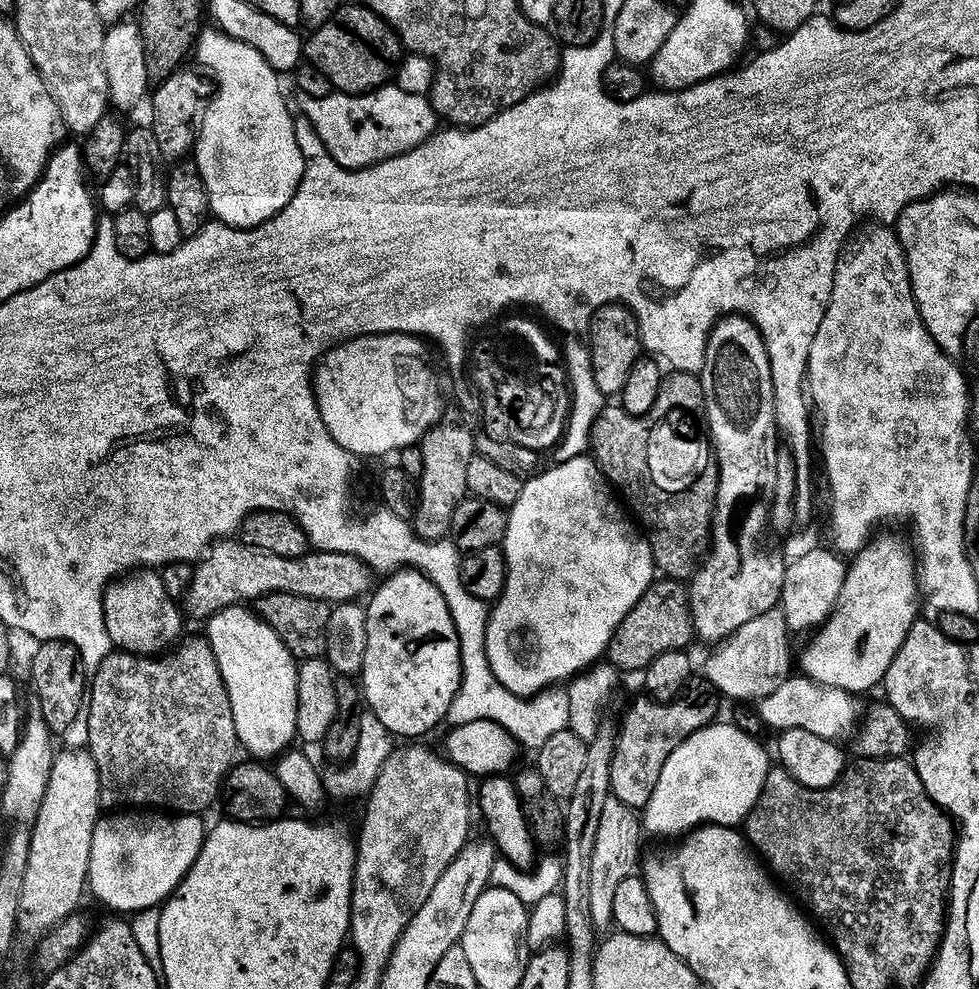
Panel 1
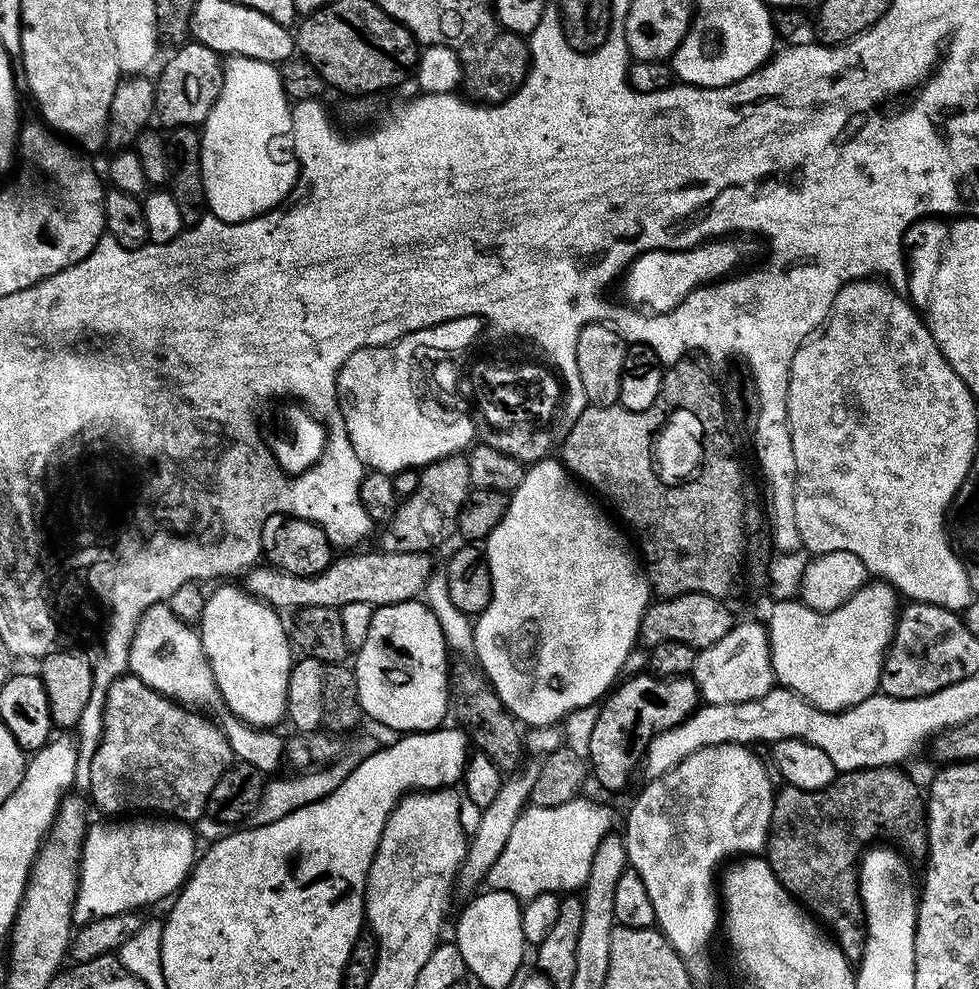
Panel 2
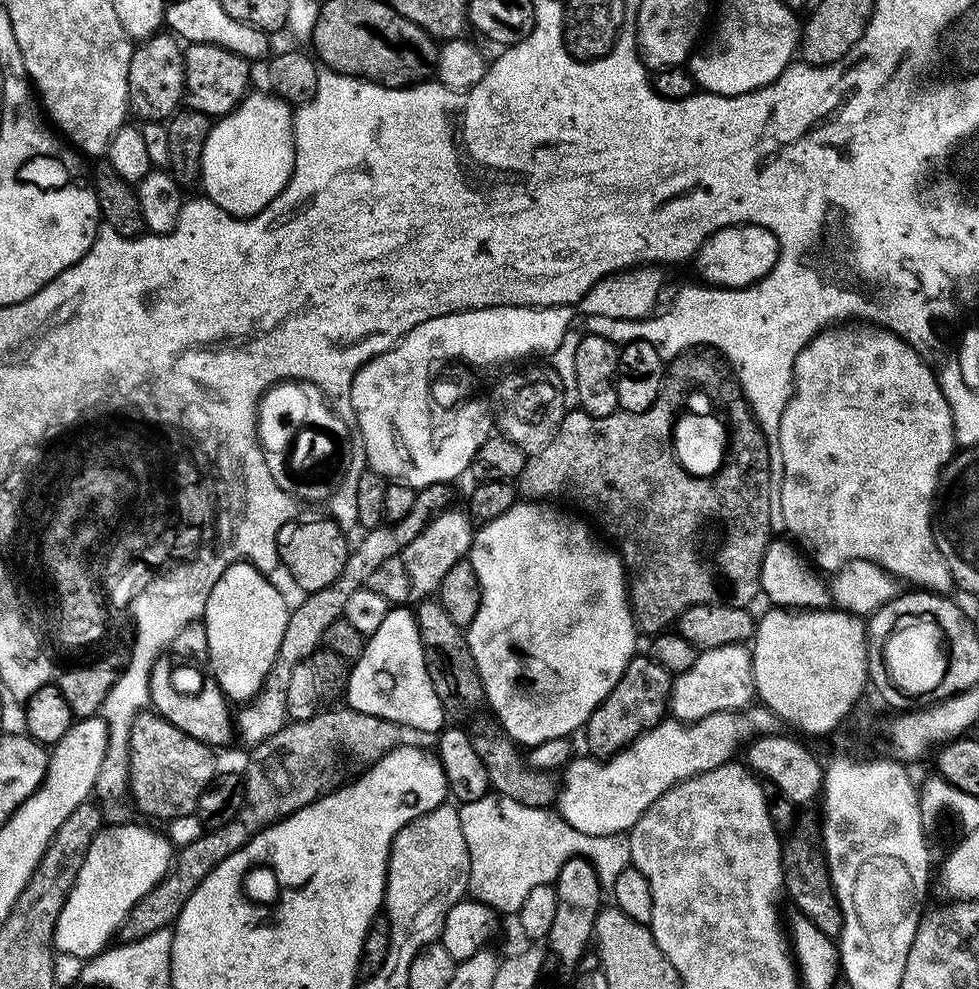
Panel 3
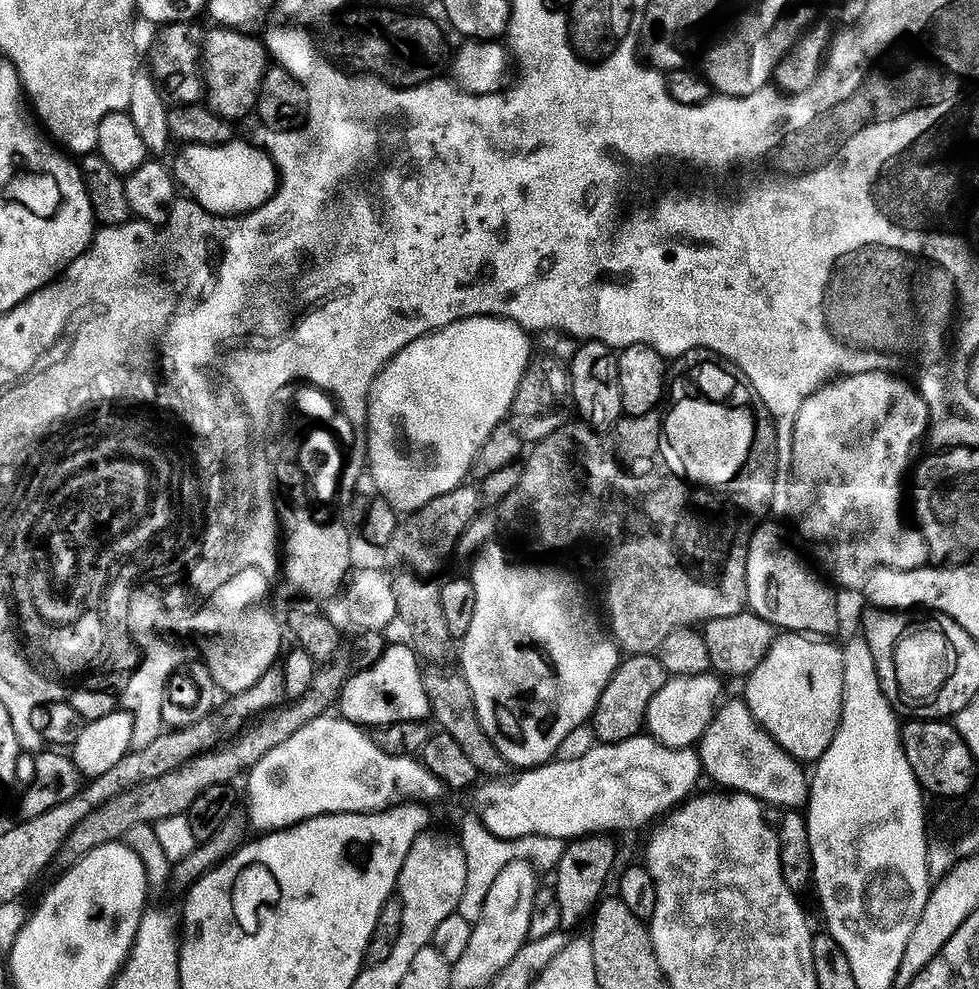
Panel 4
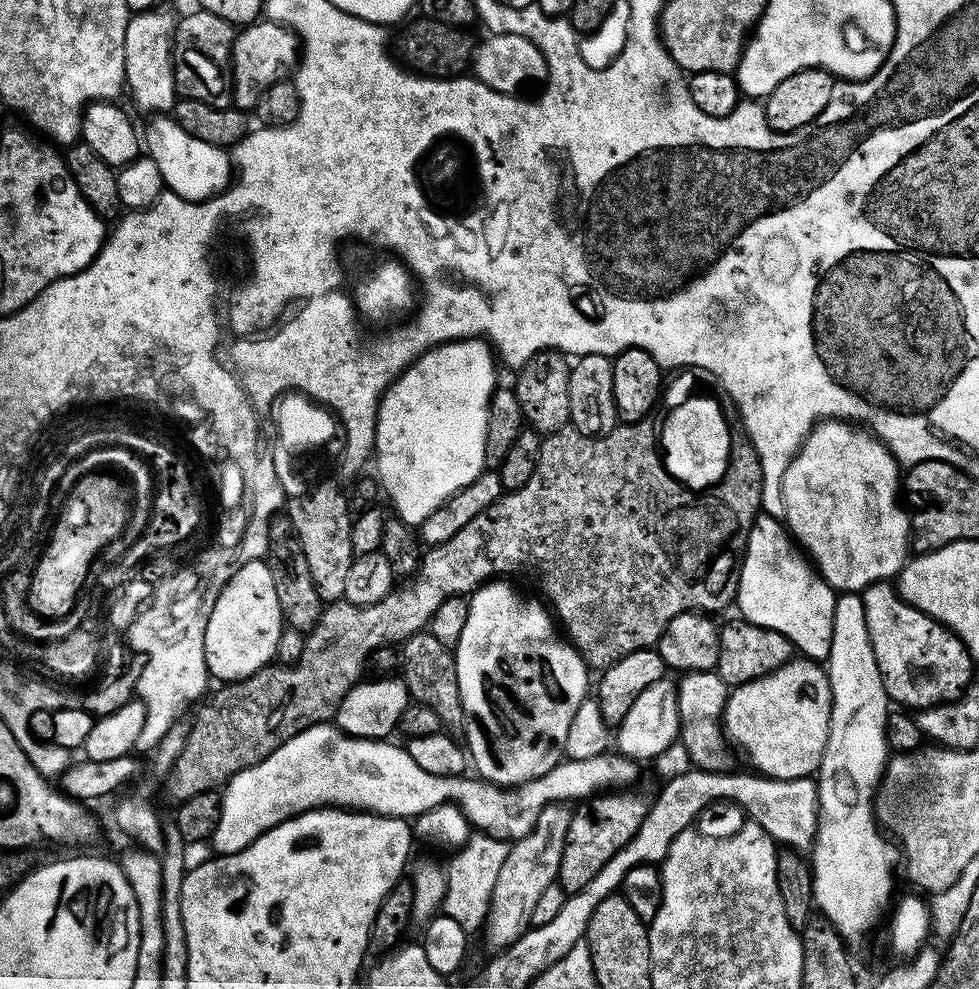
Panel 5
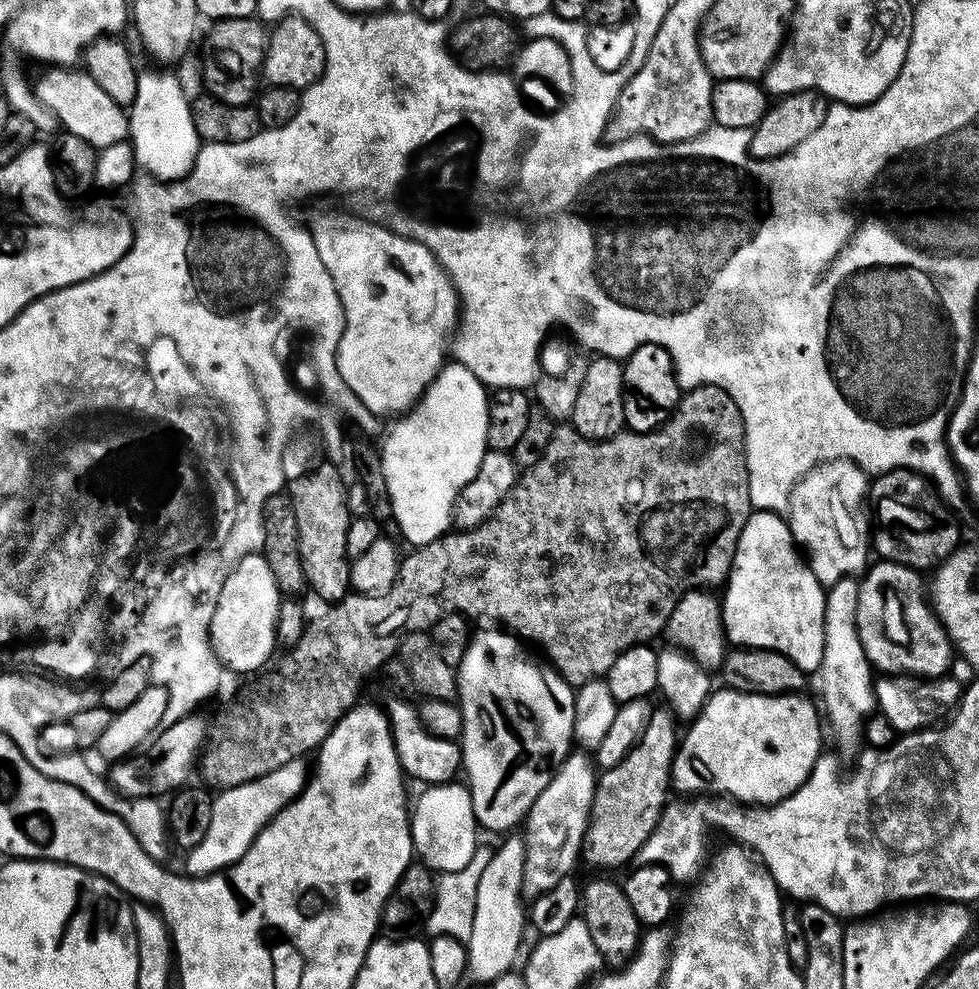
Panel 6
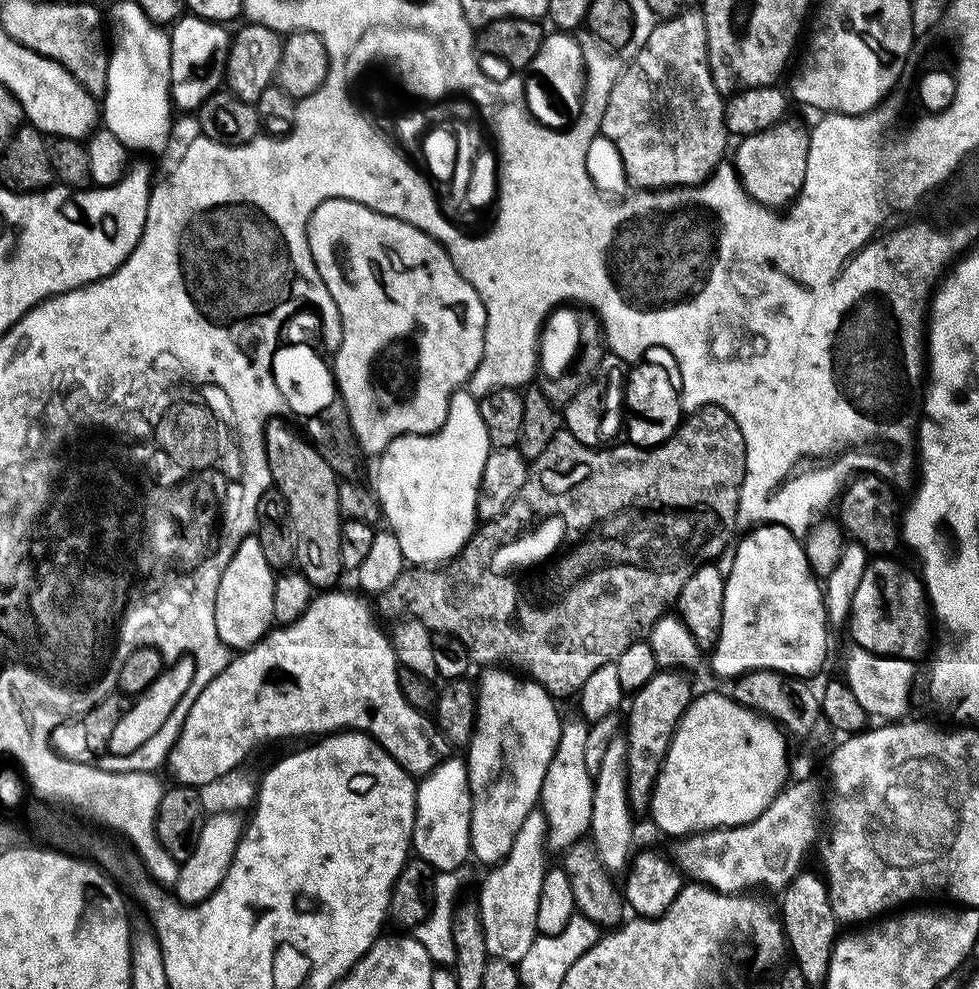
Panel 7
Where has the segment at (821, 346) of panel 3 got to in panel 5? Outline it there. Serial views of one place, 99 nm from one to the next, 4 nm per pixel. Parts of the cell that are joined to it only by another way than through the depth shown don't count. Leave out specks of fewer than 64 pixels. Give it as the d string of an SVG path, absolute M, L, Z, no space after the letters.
M825 418L812 429L790 466L786 466L780 491L784 503L782 520L832 589L840 594L860 594L872 584L895 577L909 559L910 516L896 501L896 491L899 493L901 488L901 465L881 440L855 423Z

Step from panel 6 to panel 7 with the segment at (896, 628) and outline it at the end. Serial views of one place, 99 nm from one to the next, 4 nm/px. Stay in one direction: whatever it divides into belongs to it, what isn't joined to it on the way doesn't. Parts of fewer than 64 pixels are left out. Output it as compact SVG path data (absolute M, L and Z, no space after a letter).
M876 558L868 563L858 590L854 590L846 627L855 647L870 650L875 656L900 656L915 661L928 644L930 605L923 579L892 559L896 558Z

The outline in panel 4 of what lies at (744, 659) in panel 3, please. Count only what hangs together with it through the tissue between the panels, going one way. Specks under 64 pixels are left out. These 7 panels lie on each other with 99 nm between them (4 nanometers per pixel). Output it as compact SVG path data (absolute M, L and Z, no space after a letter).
M709 670L693 676L673 676L664 683L662 690L650 698L646 728L662 744L672 748L690 748L699 741L700 735L712 721L721 703L720 680L715 671Z

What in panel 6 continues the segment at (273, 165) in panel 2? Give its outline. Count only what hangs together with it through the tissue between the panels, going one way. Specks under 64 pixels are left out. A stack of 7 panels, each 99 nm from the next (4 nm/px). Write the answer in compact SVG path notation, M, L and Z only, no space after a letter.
M156 70L160 72L143 72L137 75L136 94L130 107L127 109L128 115L128 140L135 152L137 165L143 170L153 172L155 179L160 182L180 182L188 171L197 167L196 156L199 155L202 141L194 130L192 121L192 109L189 101L184 101L182 88L179 80L166 70Z

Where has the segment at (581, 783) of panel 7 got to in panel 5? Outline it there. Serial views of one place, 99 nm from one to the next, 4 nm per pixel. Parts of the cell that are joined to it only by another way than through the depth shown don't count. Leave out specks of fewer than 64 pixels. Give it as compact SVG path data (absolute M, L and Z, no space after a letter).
M563 803L547 804L538 814L532 832L509 847L506 862L502 862L502 870L498 870L492 895L486 901L488 912L486 911L482 937L484 936L492 950L508 948L528 931L538 898L546 890L546 886L557 883L562 862L562 846L566 842L566 830L572 817L572 812L564 808L567 807Z

